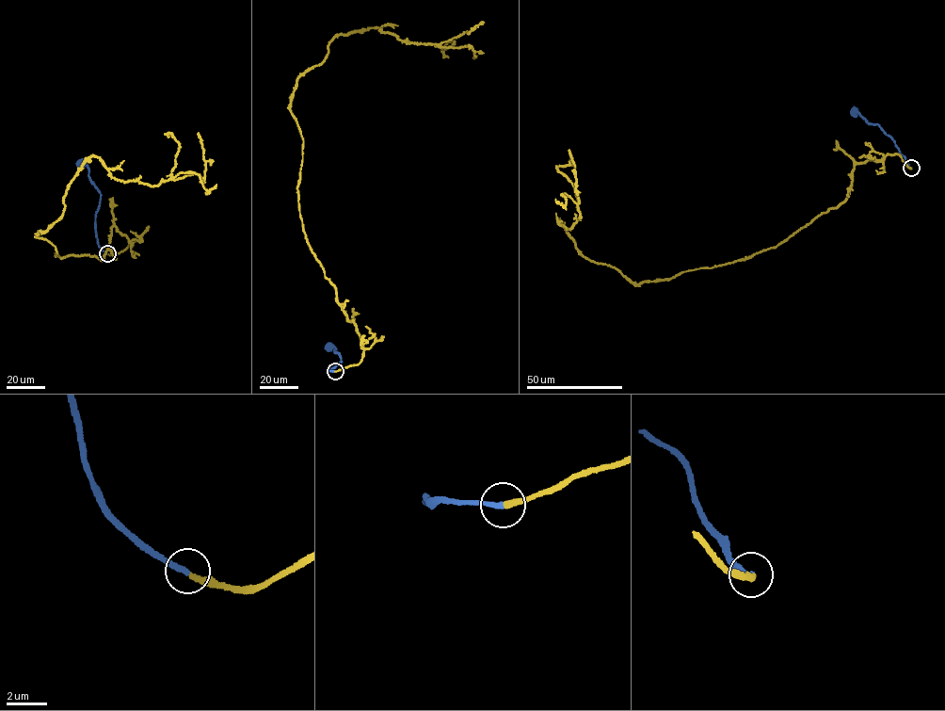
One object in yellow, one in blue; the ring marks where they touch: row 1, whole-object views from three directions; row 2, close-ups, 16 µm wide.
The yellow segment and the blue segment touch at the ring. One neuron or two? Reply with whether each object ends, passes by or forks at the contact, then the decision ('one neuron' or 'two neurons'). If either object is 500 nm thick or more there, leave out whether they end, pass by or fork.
yellow ends there; blue ends there; one neuron

